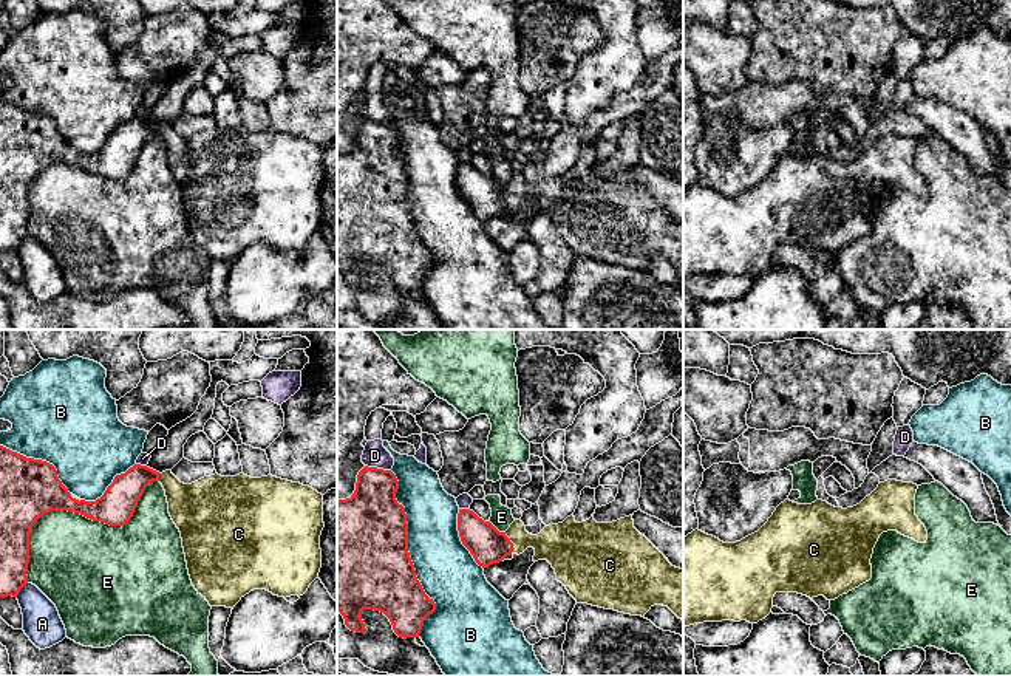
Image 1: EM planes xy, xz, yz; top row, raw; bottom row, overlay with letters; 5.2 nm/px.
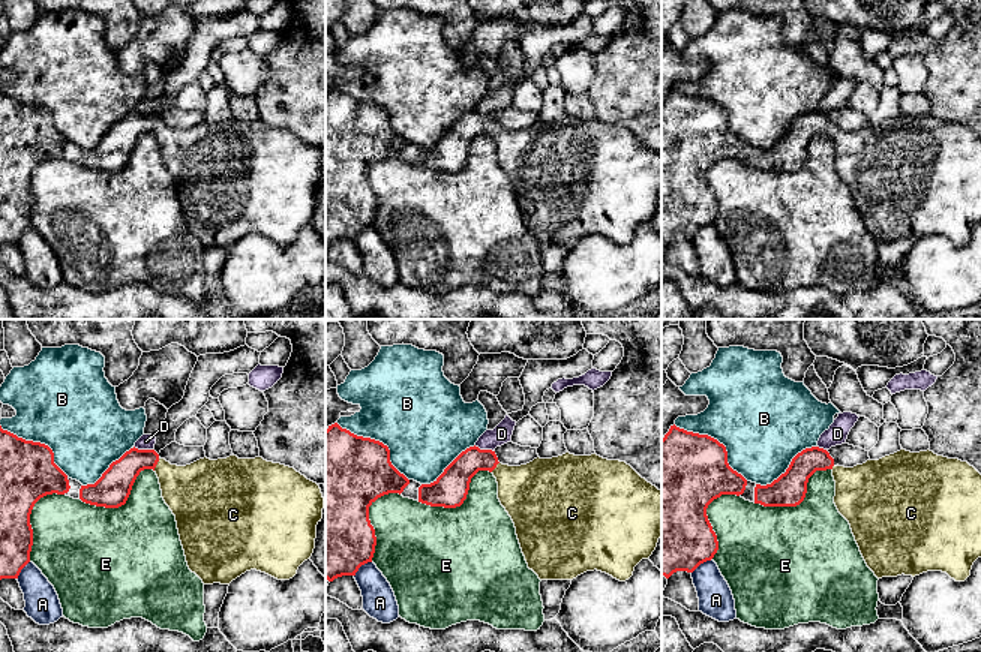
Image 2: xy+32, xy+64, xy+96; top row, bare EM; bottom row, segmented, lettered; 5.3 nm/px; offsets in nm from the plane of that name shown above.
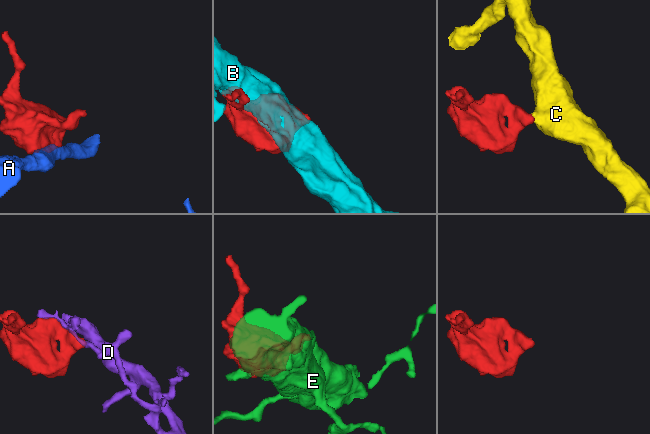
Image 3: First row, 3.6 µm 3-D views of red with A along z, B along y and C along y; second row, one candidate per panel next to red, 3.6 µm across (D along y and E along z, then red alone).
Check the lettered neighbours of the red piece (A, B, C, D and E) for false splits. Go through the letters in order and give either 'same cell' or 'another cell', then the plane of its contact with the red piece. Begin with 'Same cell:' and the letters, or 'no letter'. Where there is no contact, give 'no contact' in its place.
Same cell: C
A: another cell | xy
B: another cell | xz
C: same cell | xz
D: another cell | xz
E: another cell | xy

